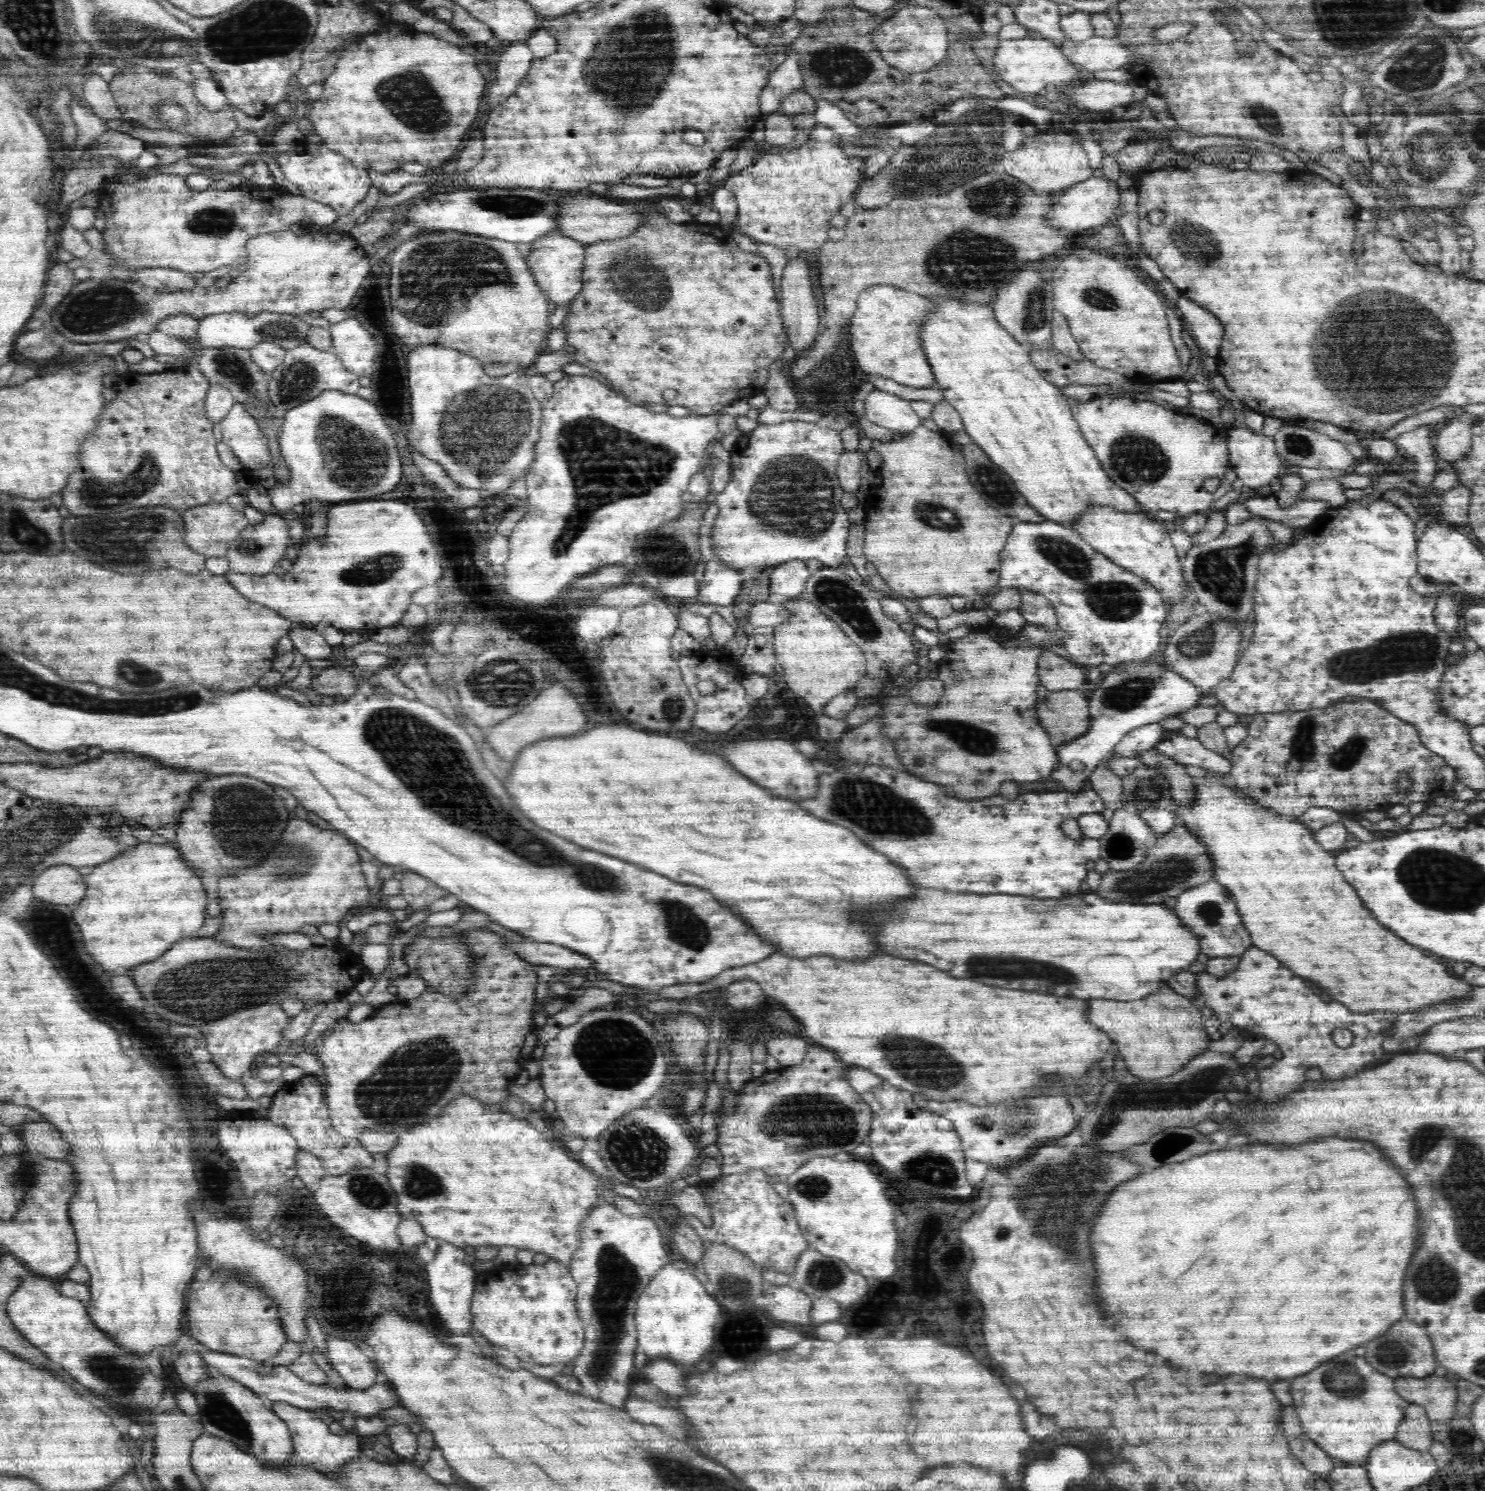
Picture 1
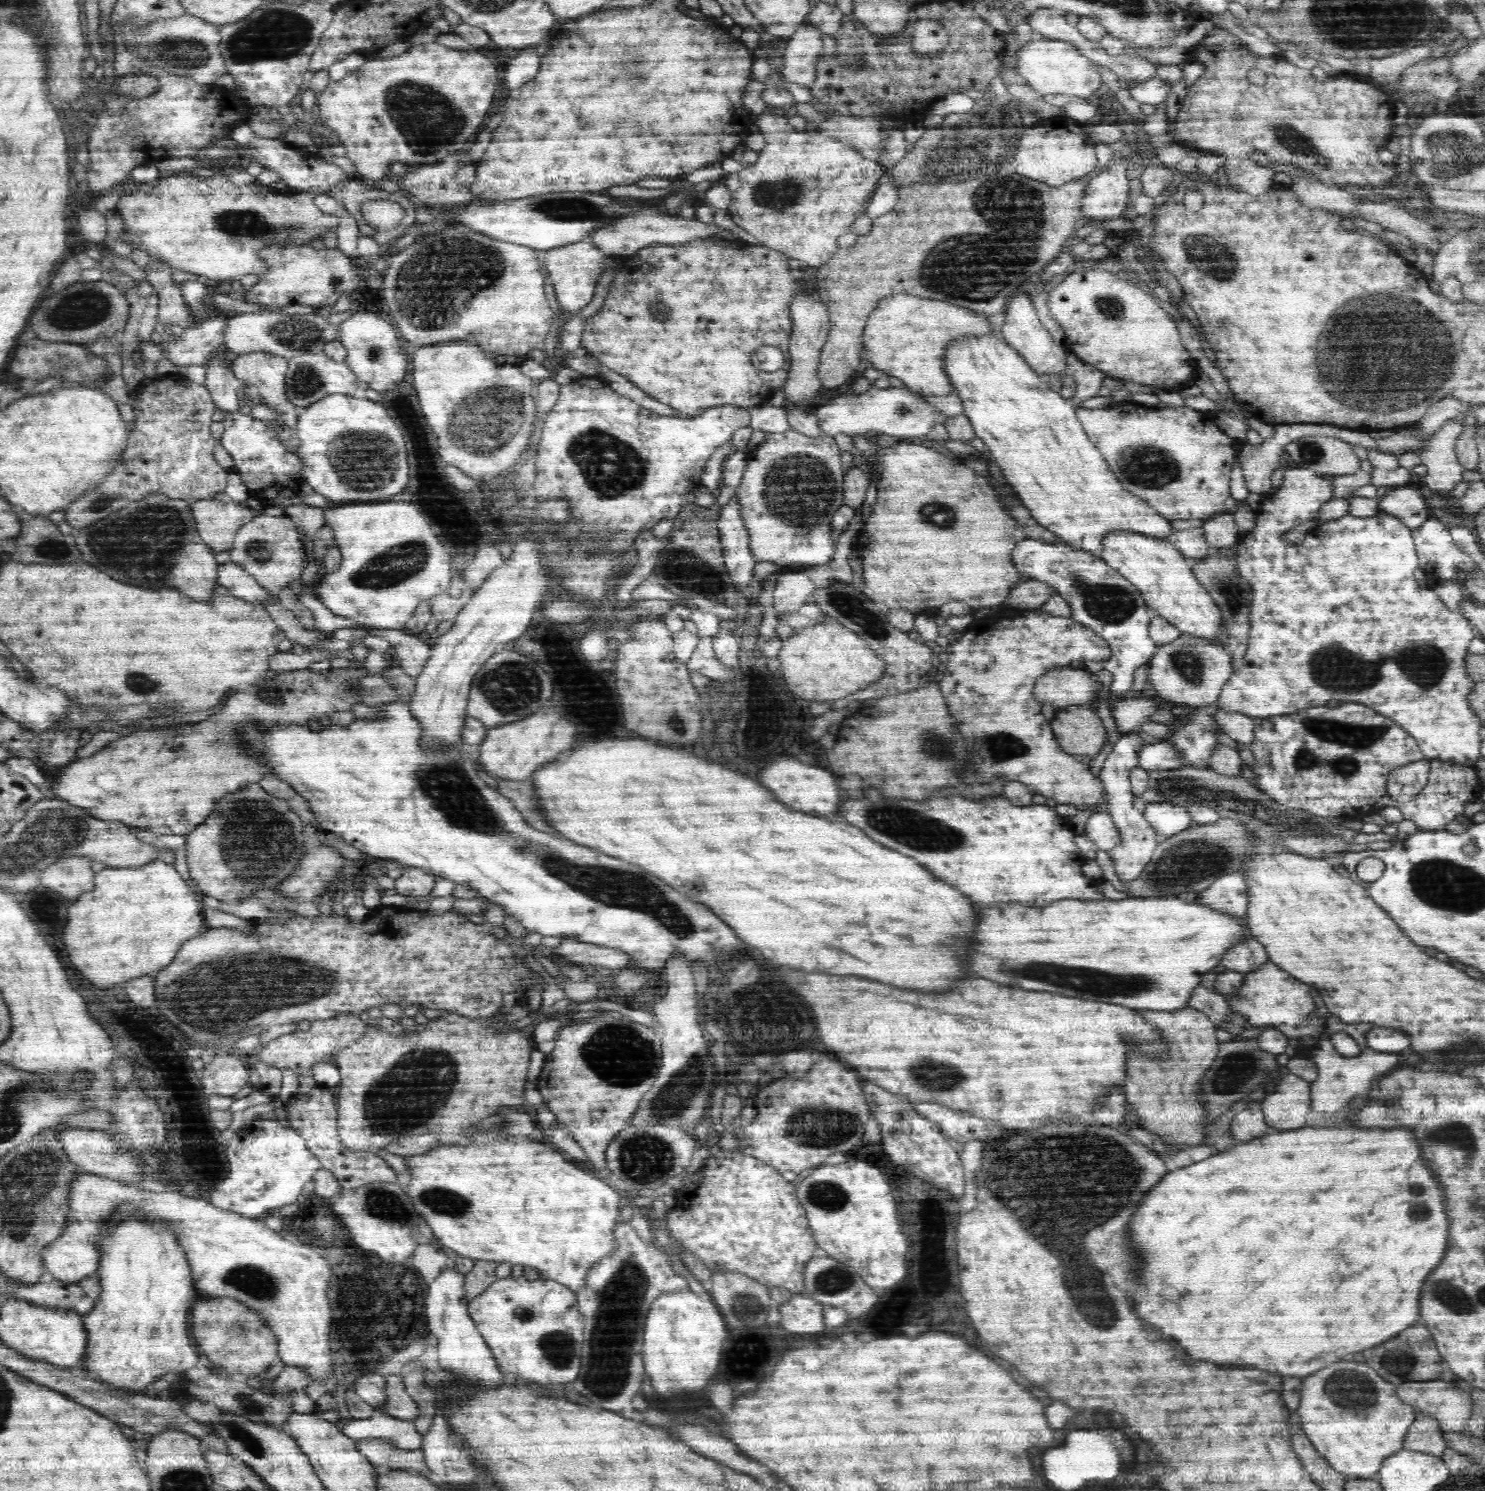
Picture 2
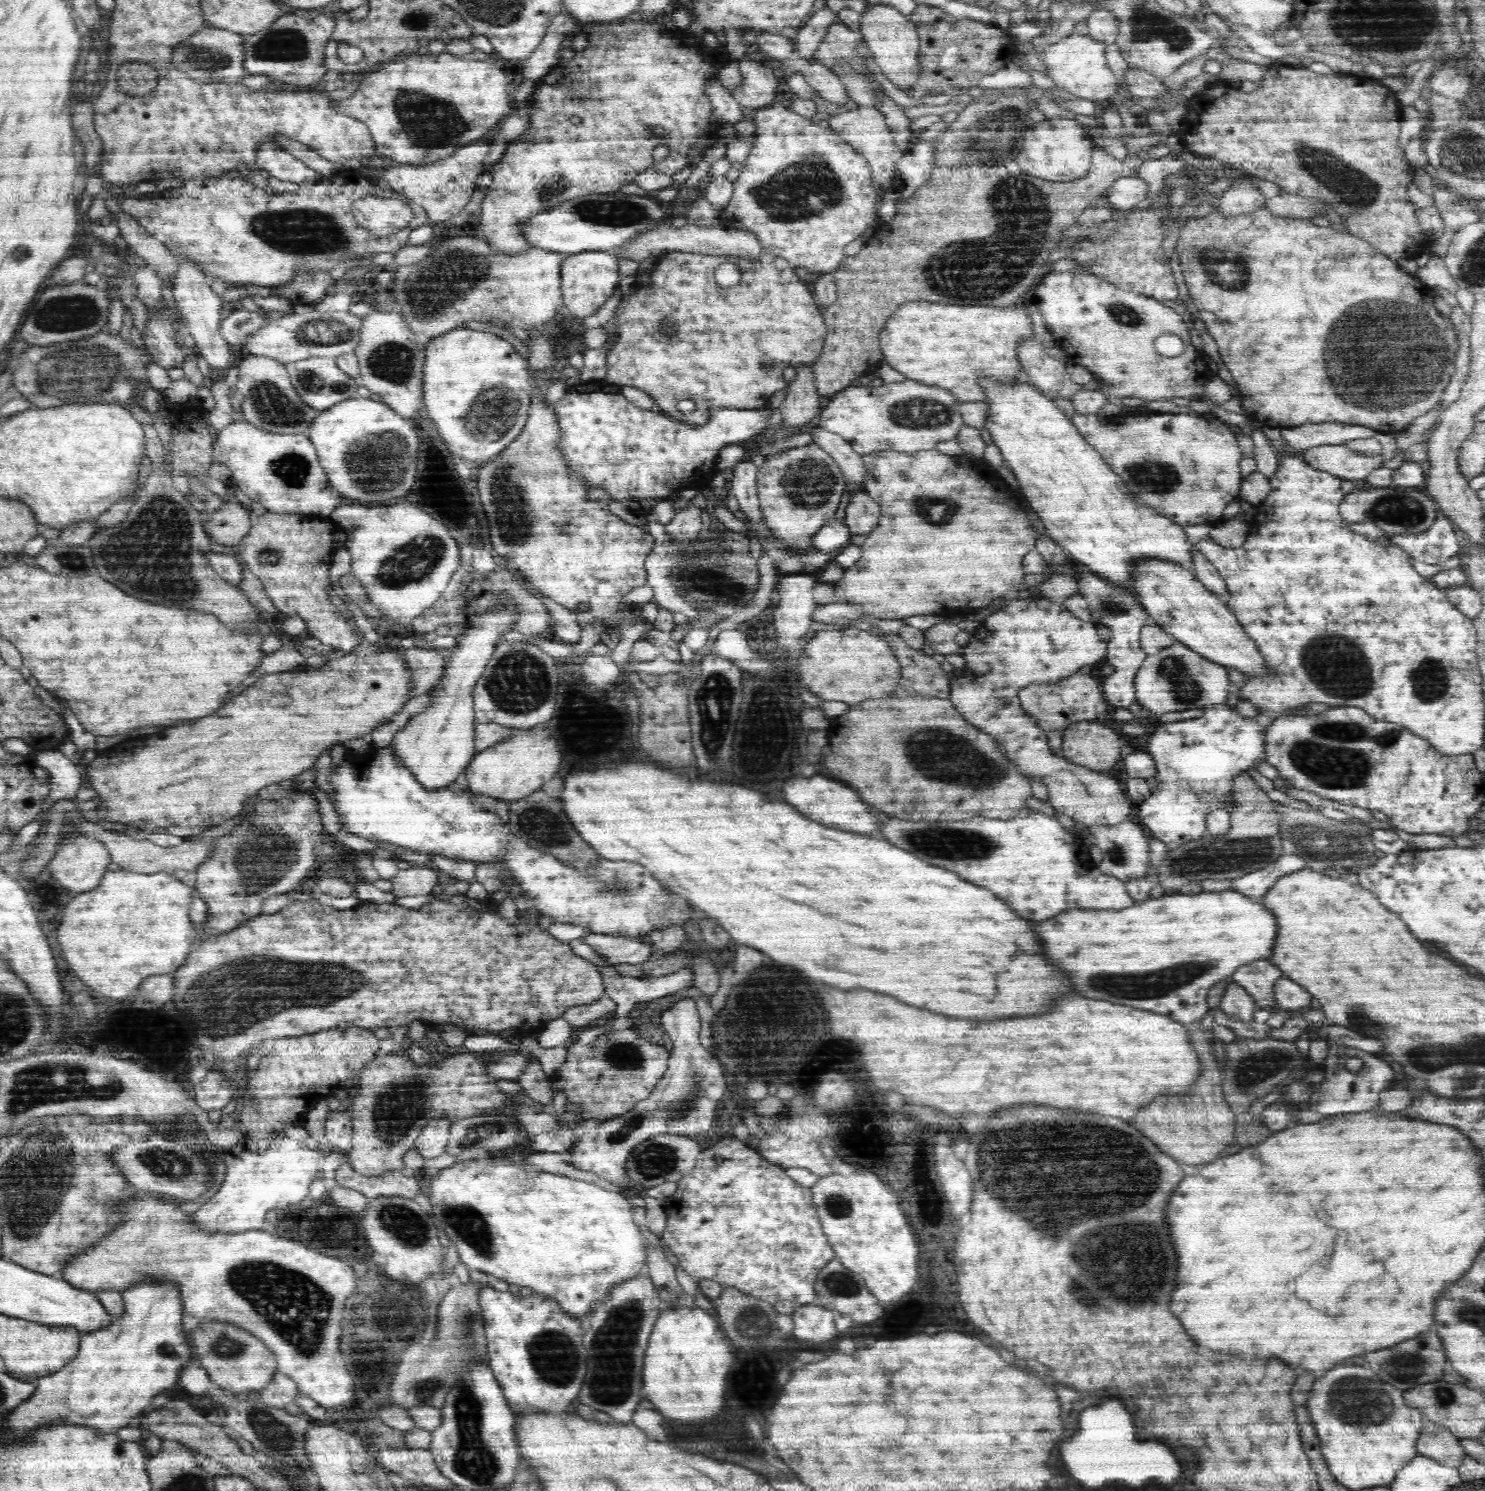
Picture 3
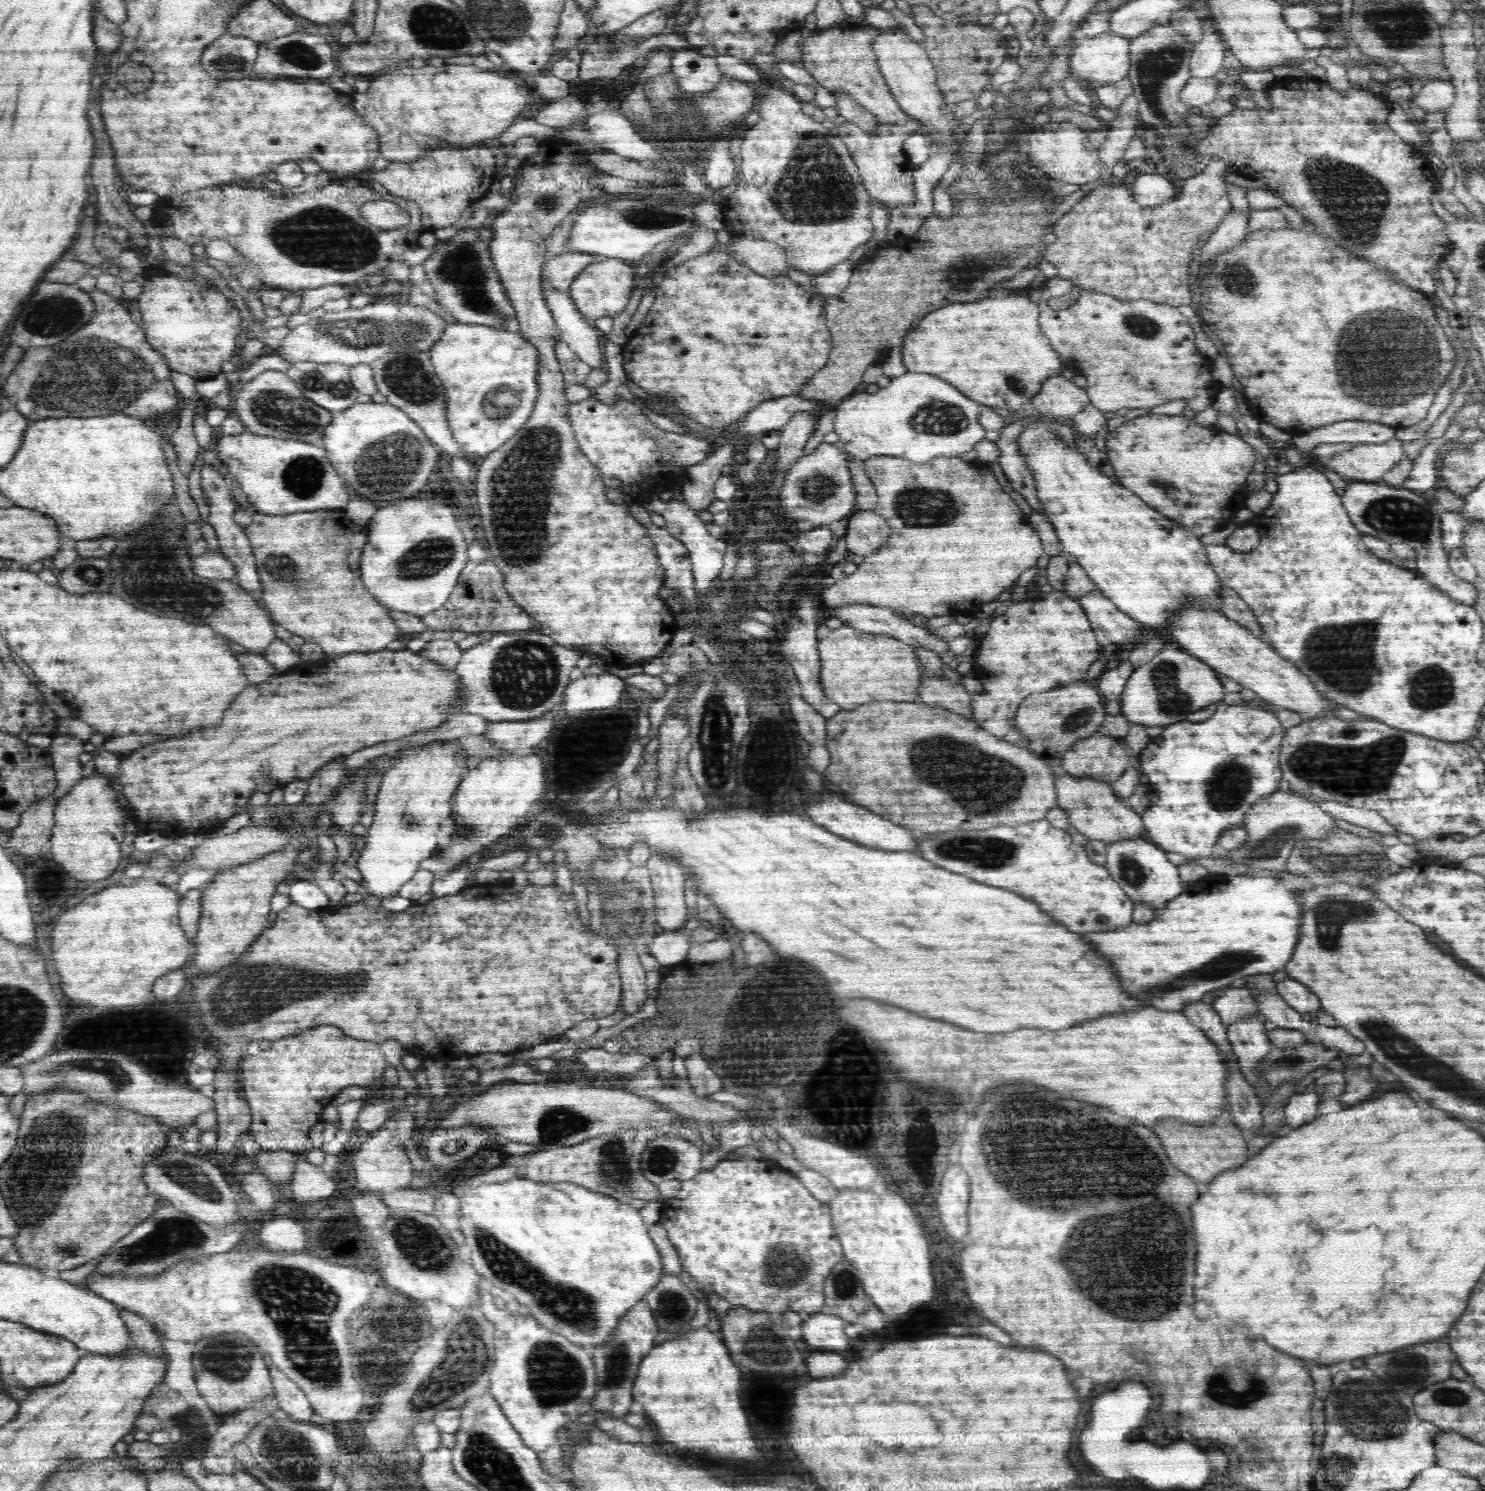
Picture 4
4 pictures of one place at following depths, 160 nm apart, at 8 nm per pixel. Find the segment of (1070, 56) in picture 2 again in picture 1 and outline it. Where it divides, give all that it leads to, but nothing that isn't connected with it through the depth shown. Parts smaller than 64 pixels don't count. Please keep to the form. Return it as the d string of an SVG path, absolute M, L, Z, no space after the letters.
M1036 34L1018 40L1000 41L992 59L994 59L994 68L998 69L999 78L1003 80L1003 85L1011 92L1015 90L1022 92L1022 95L1037 94L1050 84L1076 86L1081 80L1080 70L1068 60L1062 49Z

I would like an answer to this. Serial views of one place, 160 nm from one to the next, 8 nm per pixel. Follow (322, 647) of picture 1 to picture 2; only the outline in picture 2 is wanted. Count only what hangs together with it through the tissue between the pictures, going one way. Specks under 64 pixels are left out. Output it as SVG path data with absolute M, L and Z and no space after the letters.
M281 603L278 604L262 604L265 609L272 615L277 625L281 627L286 638L292 643L310 646L318 641L322 641L325 635L318 630L312 631L306 629L298 616L294 615L288 608L284 608Z

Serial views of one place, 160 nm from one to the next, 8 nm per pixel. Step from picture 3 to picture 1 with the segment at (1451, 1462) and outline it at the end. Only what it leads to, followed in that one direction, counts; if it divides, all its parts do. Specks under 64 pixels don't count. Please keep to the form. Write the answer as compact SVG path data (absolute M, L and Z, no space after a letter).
M1409 1404L1402 1422L1399 1423L1395 1440L1414 1450L1426 1450L1432 1446L1433 1436L1430 1428L1431 1420L1426 1409L1418 1404Z

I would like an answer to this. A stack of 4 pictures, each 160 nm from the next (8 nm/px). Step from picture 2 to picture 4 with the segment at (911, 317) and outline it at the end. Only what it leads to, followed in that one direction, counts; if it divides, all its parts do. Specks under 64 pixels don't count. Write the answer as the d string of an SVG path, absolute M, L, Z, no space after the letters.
M1028 296L1010 298L986 298L972 304L950 304L936 312L930 312L916 329L903 335L903 360L907 370L926 373L956 386L962 394L981 405L1022 410L1029 407L1030 398L1038 394L1046 374L1061 375L1062 360L1042 336L1039 326L1039 306Z

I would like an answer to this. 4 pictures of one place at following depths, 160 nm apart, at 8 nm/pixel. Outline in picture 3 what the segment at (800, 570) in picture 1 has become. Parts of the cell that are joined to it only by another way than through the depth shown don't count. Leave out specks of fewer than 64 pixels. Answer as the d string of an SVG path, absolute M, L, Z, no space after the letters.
M793 570L792 576L782 578L780 588L777 590L780 592L780 604L777 604L776 612L773 612L772 623L777 638L777 646L788 652L789 660L796 660L802 652L802 642L804 642L802 637L810 630L810 624L814 622L812 614L814 614L814 608L818 604L814 600L813 590L817 583L812 576L806 576L806 572L794 572Z

